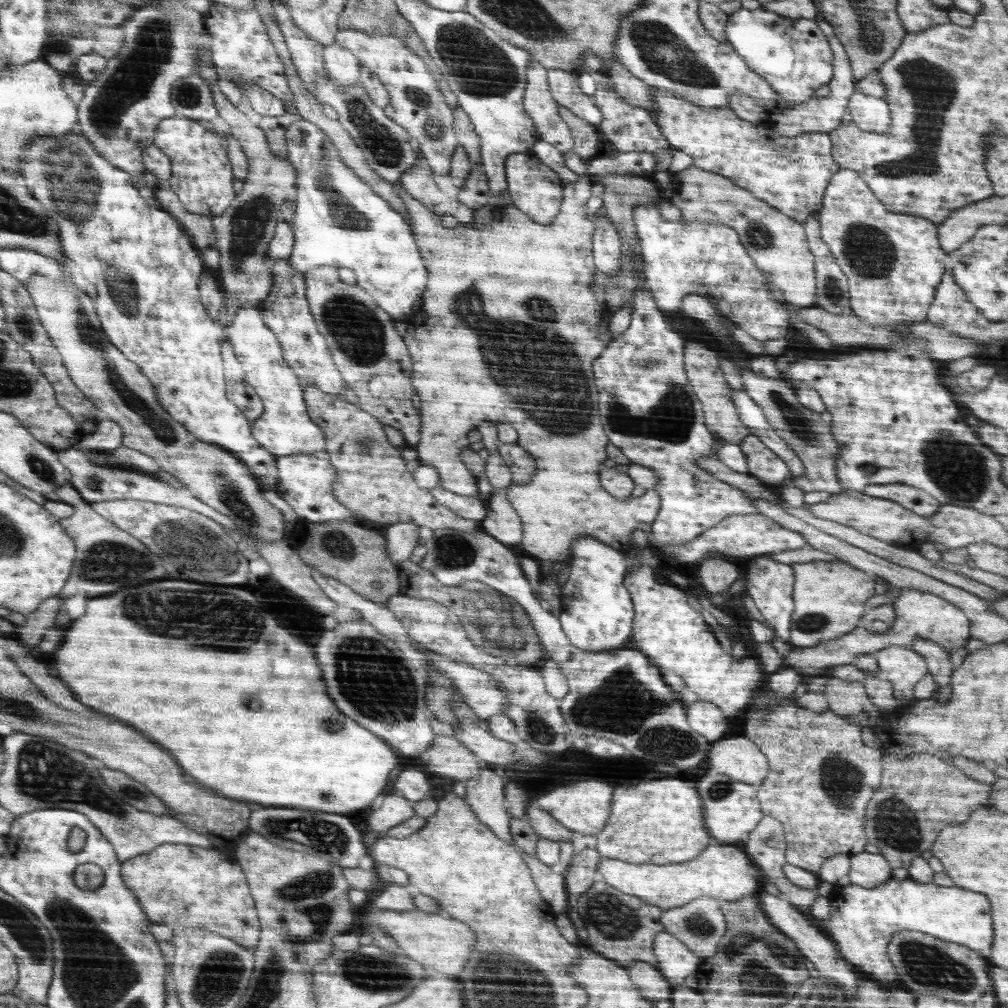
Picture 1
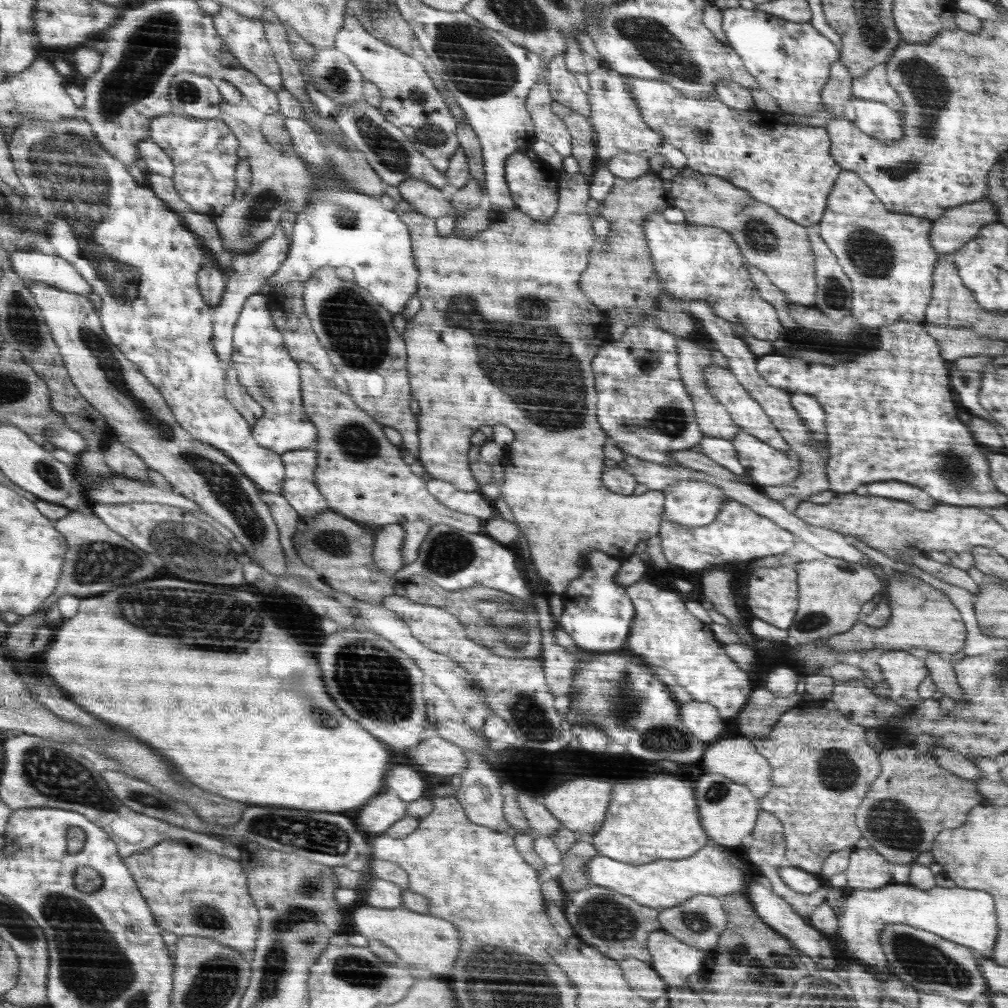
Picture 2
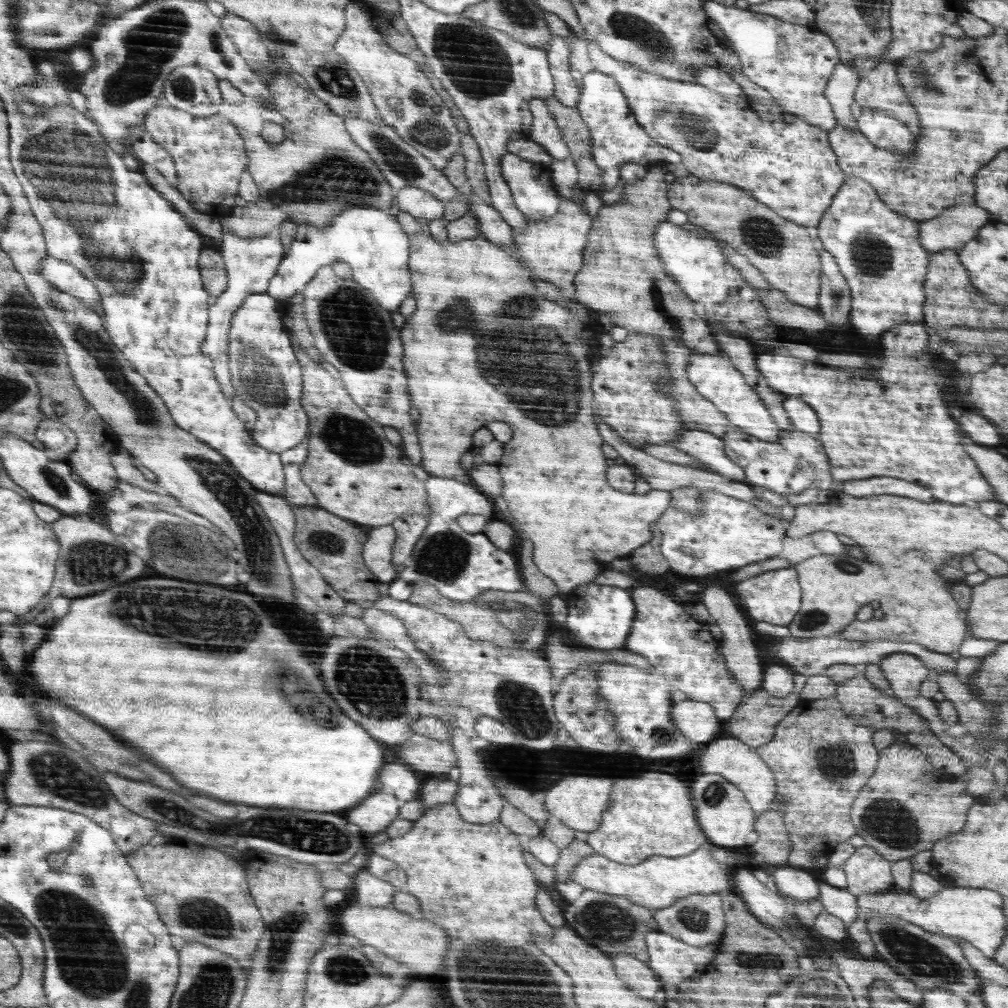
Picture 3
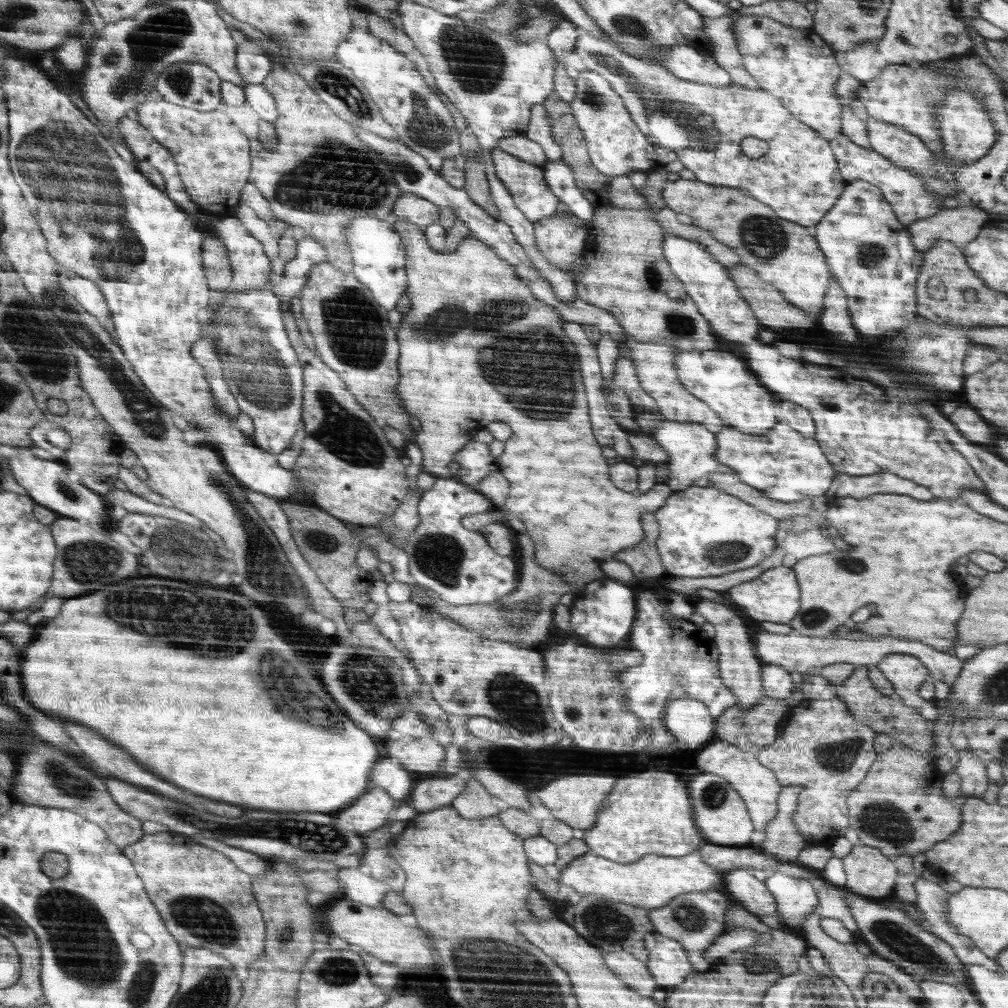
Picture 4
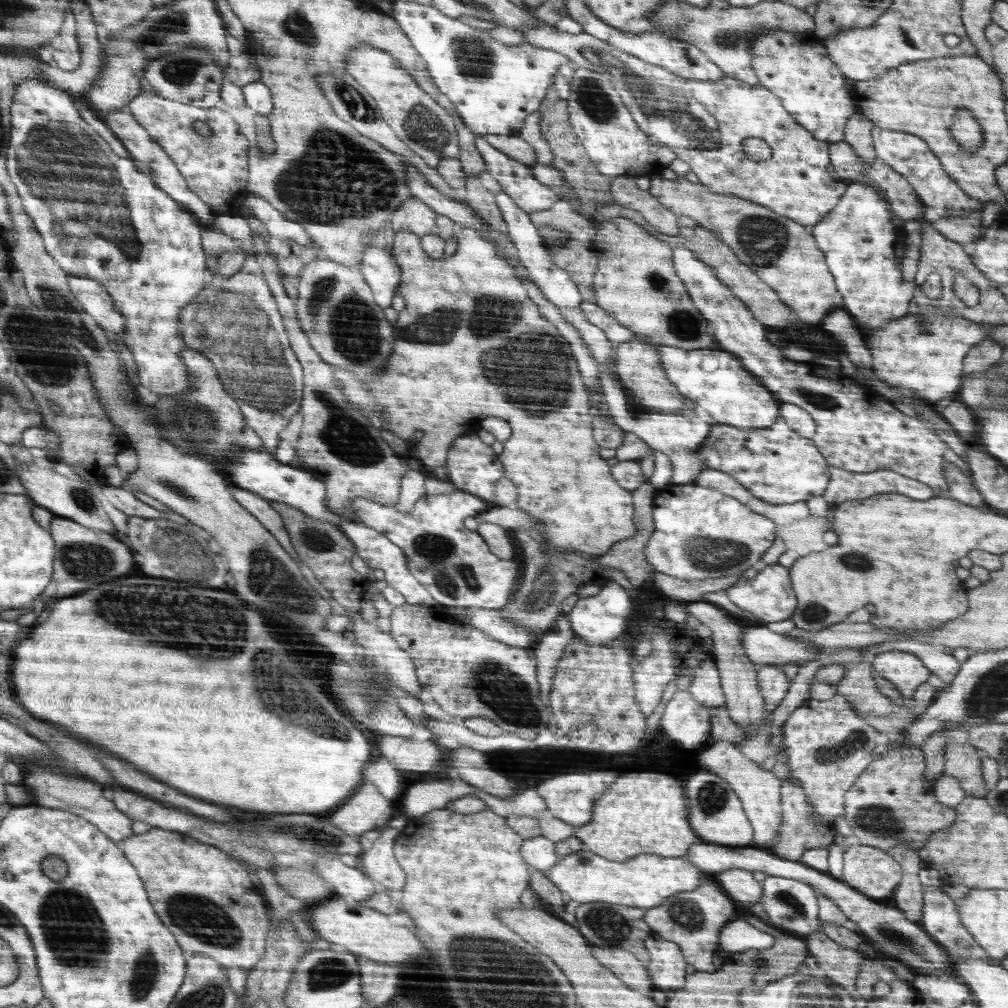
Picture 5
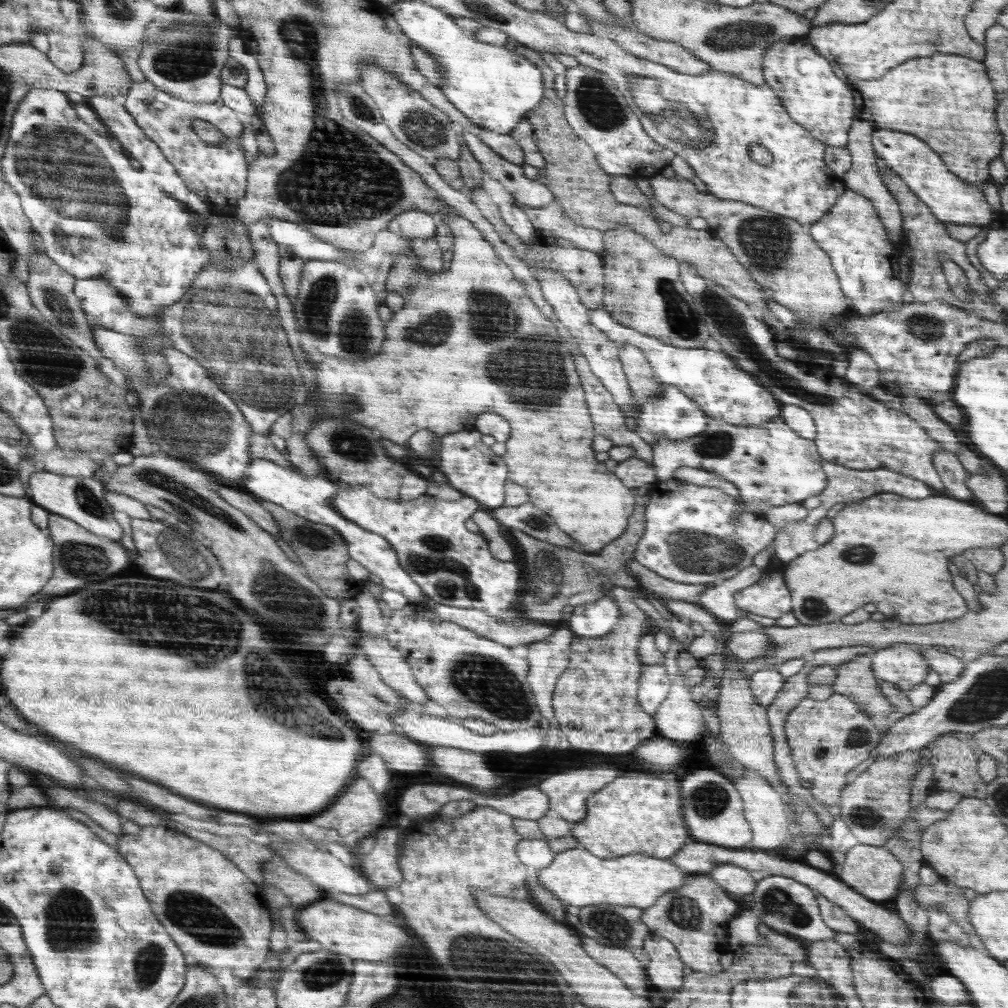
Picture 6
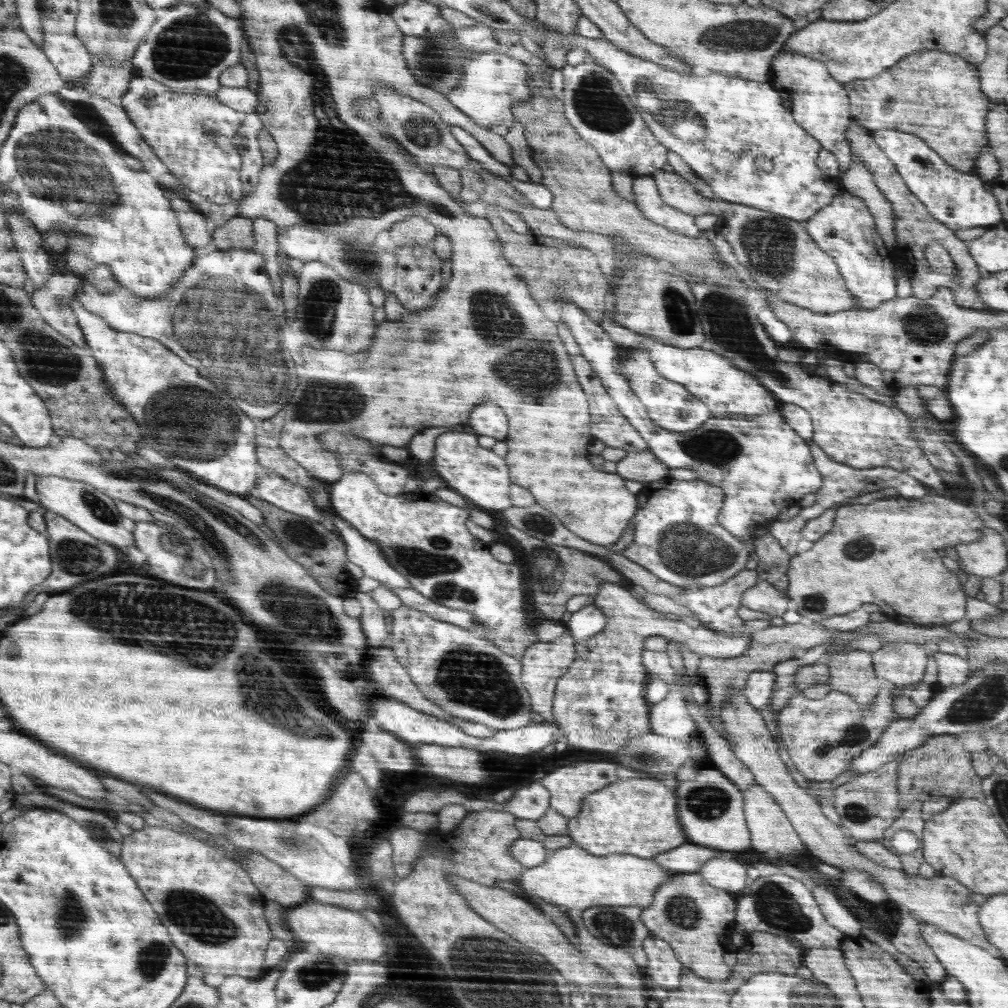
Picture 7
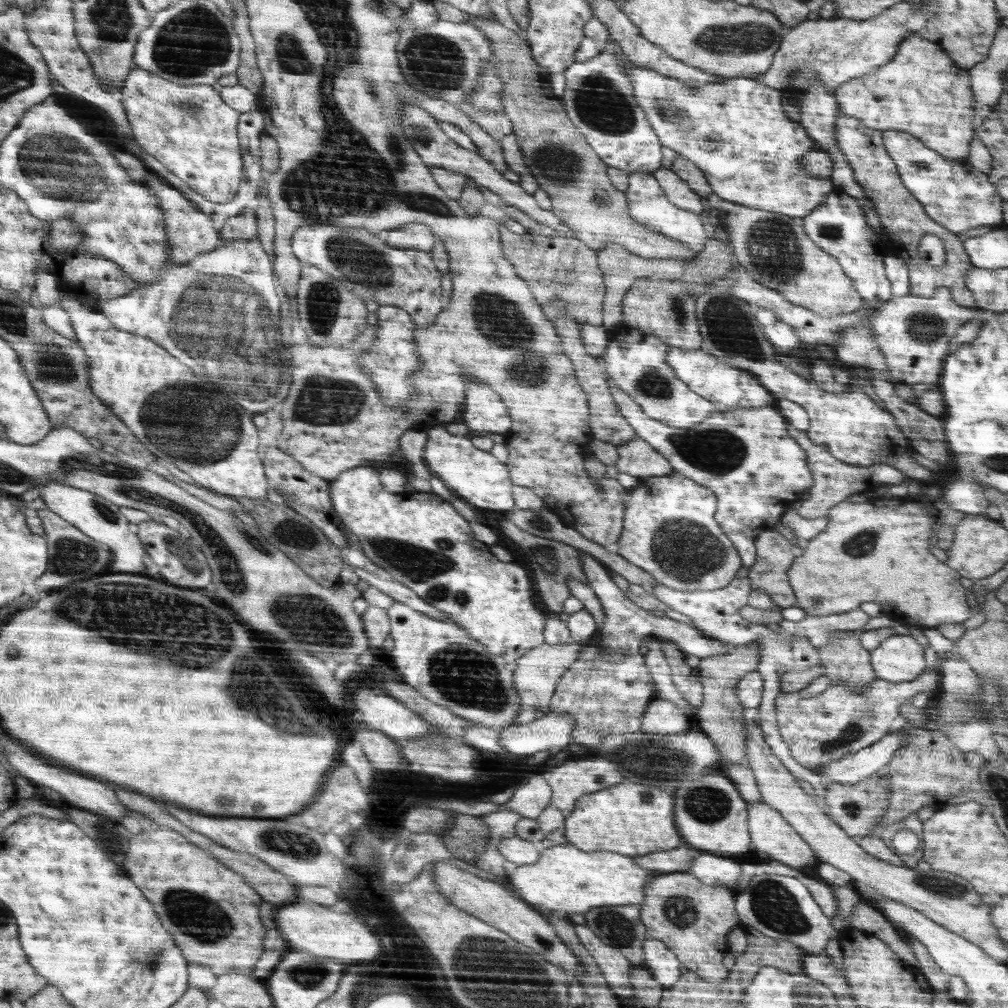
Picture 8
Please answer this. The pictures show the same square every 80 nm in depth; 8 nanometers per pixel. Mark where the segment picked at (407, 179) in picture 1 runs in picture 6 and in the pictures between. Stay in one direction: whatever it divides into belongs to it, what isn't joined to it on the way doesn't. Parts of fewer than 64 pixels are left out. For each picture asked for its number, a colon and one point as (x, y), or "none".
2: (425, 199)
3: (422, 205)
4: (420, 211)
5: (414, 215)
6: (415, 223)

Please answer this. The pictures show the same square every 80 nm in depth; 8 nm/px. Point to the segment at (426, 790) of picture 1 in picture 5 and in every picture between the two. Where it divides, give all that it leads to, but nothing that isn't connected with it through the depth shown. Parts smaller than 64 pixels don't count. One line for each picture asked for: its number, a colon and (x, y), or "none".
2: (406, 783)
3: (396, 778)
4: (389, 774)
5: (383, 773)

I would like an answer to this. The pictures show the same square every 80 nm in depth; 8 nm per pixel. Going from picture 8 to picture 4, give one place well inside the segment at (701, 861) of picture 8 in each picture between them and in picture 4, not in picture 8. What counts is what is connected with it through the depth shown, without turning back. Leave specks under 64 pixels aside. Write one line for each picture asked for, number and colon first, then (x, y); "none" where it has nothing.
4: (741, 885)
5: (739, 883)
6: (738, 881)
7: (729, 875)

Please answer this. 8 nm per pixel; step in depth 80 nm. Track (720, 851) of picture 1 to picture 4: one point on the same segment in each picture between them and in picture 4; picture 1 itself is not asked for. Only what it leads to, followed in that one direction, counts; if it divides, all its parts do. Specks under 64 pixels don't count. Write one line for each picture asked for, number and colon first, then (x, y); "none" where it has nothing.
2: (662, 884)
3: (658, 882)
4: (651, 883)

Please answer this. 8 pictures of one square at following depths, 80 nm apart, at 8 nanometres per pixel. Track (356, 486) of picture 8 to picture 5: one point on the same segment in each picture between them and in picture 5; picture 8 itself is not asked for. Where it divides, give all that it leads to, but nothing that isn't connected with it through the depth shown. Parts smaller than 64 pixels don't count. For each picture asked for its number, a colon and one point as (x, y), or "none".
5: (457, 567)
6: (455, 567)
7: (425, 539)

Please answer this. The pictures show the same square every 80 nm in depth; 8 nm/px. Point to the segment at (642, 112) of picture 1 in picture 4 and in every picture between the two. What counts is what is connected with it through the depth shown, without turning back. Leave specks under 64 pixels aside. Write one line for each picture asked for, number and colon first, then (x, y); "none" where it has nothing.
2: (619, 127)
3: (618, 137)
4: (617, 146)

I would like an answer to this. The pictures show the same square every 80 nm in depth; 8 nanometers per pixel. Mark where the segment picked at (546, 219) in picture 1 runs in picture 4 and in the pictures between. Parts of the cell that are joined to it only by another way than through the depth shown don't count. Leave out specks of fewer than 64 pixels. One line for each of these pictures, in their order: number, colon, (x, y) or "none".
2: (534, 184)
3: (531, 183)
4: (525, 181)

